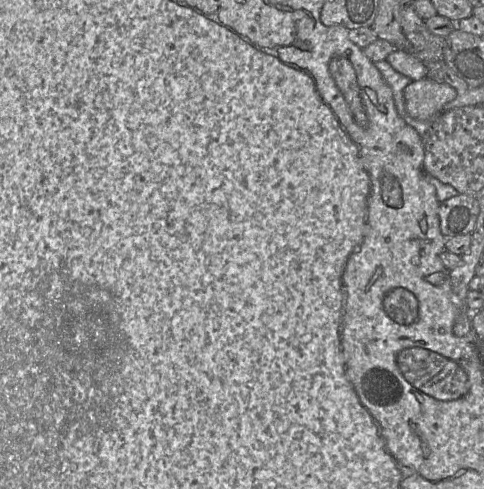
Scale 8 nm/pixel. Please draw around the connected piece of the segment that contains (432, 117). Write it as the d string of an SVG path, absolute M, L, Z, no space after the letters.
M428 78L412 81L403 91L405 108L407 114L420 121L434 122L441 113L447 103L454 100L457 92L454 88L444 82L435 82Z

